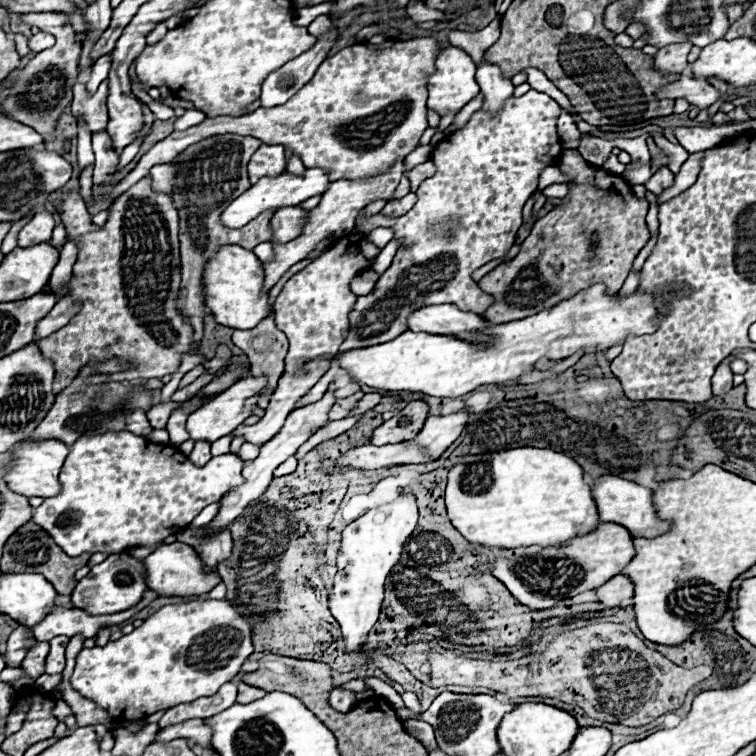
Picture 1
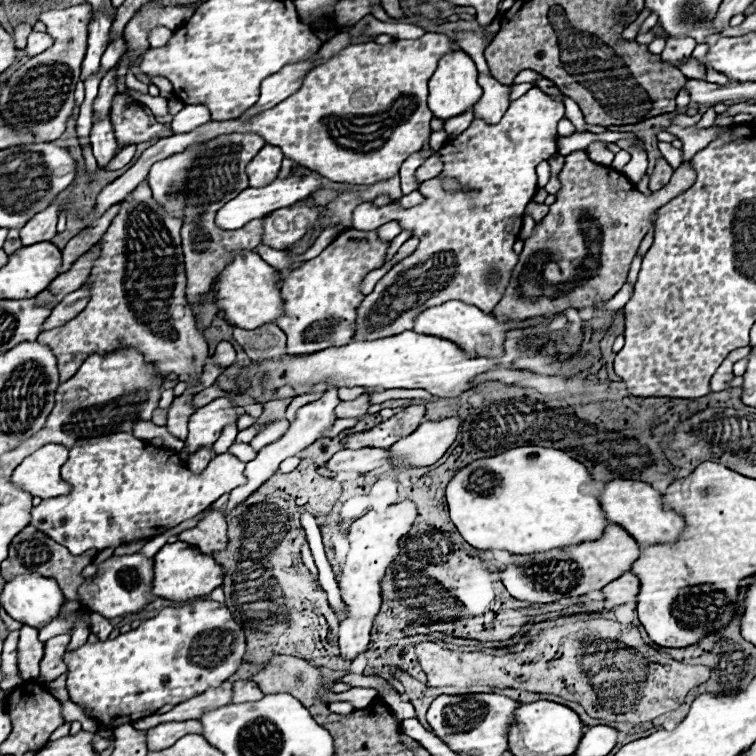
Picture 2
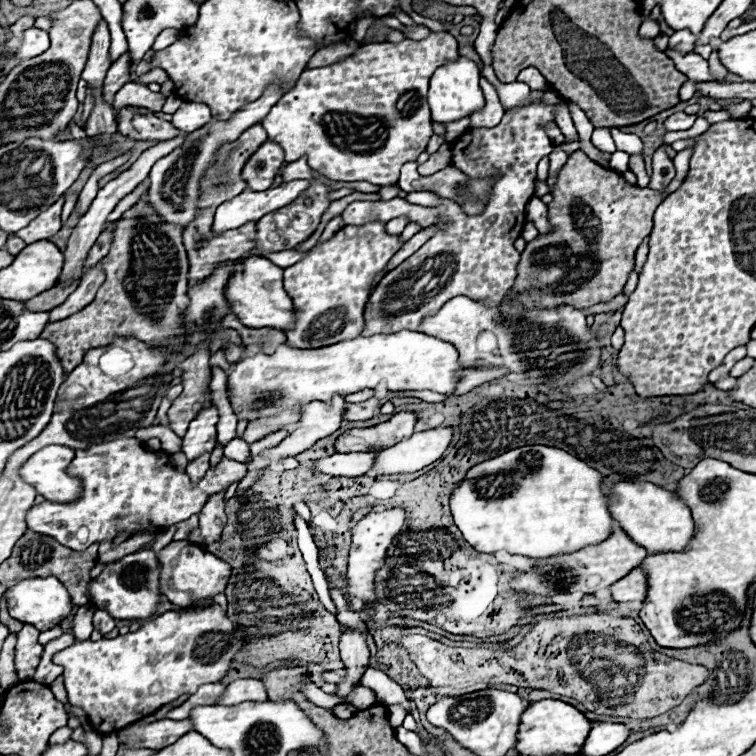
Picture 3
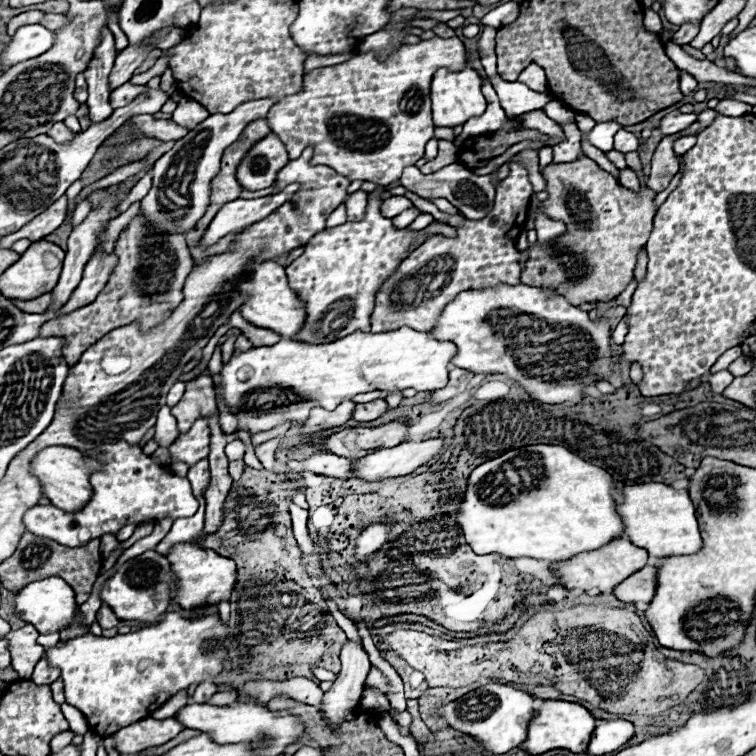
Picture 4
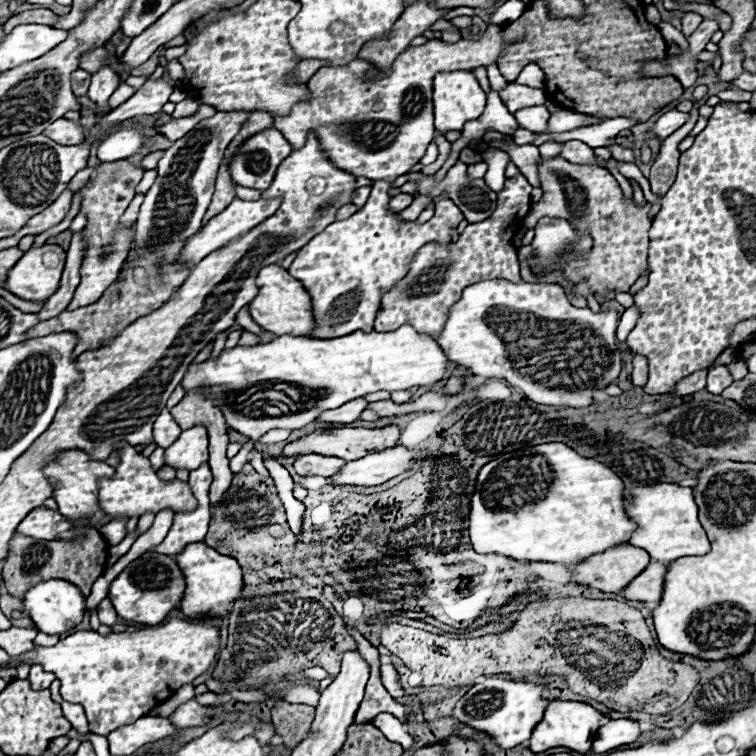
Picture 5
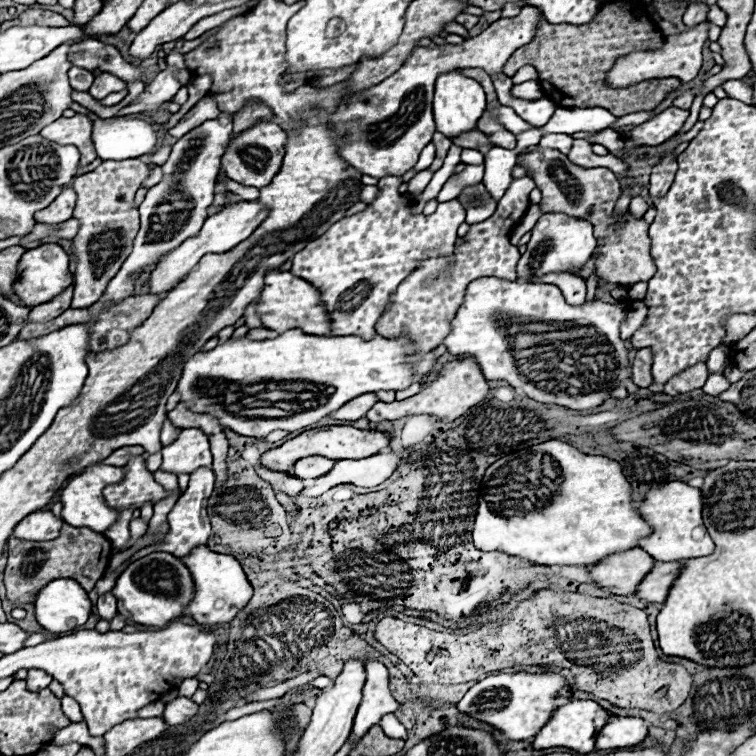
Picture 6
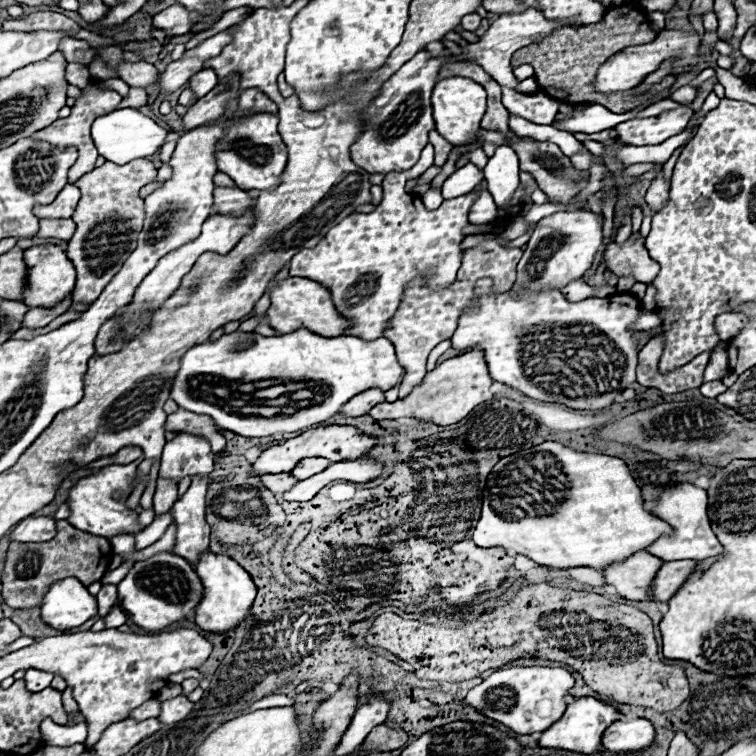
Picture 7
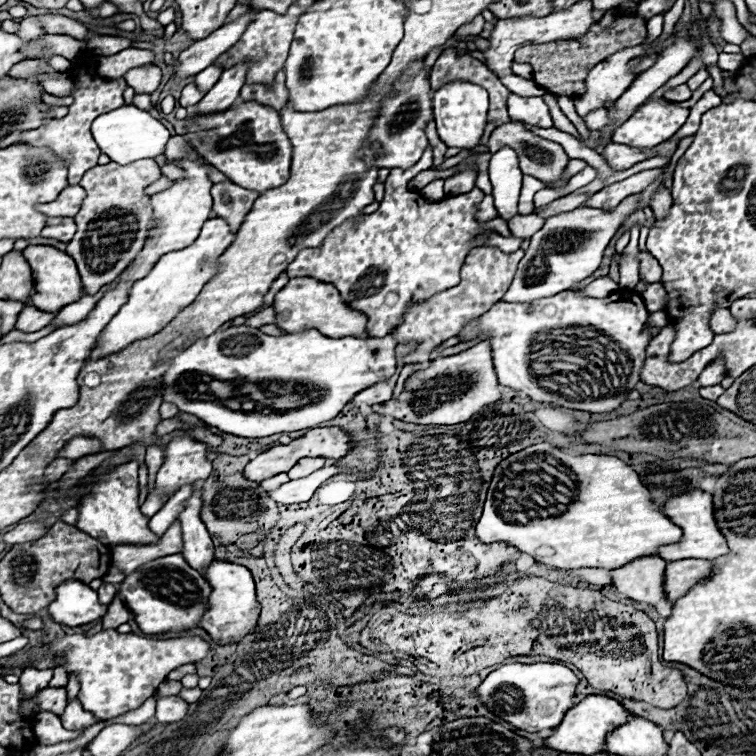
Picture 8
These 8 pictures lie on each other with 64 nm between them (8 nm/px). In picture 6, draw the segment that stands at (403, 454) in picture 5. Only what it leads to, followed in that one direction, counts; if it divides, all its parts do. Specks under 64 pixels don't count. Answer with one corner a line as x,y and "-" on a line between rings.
394,452
372,454
362,460
338,460
336,466
328,474
316,478
312,486
304,486
298,496
314,498
336,484
354,484
354,486
364,486
364,488
376,486
384,482
386,478
390,478
398,462
400,462
400,456

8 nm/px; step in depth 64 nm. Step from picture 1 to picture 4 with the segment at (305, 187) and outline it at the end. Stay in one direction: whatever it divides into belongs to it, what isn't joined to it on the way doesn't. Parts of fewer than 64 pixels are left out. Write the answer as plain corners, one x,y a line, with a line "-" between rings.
290,184
278,194
252,198
252,200
236,198
236,200
224,204
218,210
218,214
214,216
214,220
210,222
210,226
206,228
204,236
200,238
198,248
210,248
212,244
216,244
216,240
220,240
232,232
238,232
240,228
248,228
248,226
256,224
256,220
264,220
264,216
270,216
276,208
280,208
284,204
284,200
288,200
296,190
298,190
298,184

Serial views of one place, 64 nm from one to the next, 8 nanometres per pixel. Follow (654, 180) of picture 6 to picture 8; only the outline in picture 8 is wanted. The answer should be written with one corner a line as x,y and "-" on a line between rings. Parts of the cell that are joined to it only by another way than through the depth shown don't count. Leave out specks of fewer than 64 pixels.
666,188
656,190
656,192
652,194
652,198
650,198
650,208
652,208
656,220
664,220
664,216
668,216
670,206
672,206
672,196
670,196
670,192
668,192

